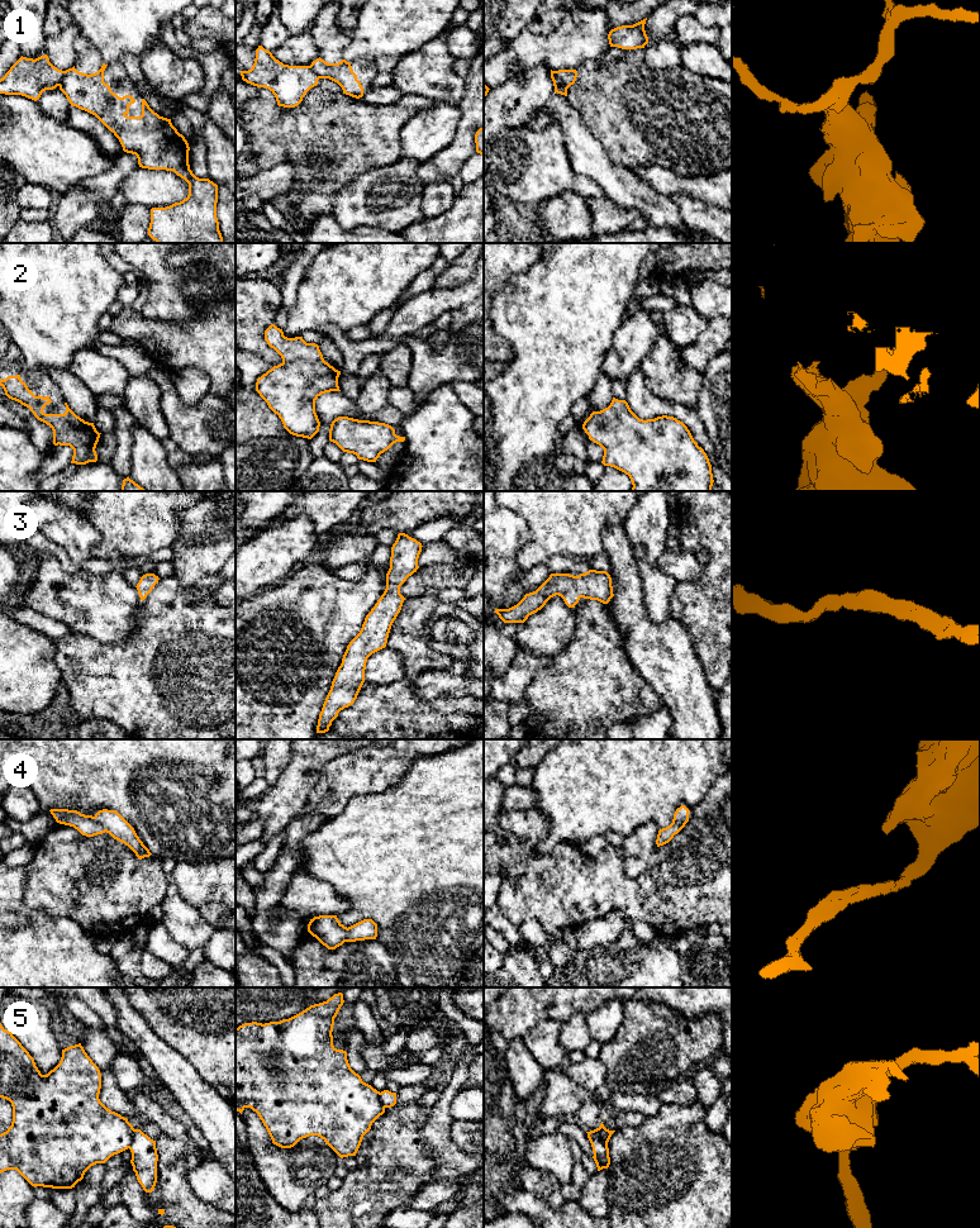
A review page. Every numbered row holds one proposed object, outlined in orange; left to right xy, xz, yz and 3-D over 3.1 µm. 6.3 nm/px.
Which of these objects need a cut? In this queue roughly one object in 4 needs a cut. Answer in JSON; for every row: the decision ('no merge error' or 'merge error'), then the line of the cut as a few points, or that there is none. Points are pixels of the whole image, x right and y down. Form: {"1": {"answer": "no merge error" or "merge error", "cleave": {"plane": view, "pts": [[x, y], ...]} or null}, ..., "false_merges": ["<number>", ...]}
{"1": {"answer": "merge error", "cleave": {"plane": "yz", "pts": [[556, 71], [556, 75], [567, 87]]}}, "2": {"answer": "no merge error", "cleave": null}, "3": {"answer": "no merge error", "cleave": null}, "4": {"answer": "no merge error", "cleave": null}, "5": {"answer": "merge error", "cleave": {"plane": "xy", "pts": [[136, 1129], [132, 1143], [128, 1147]]}}, "false_merges": ["1", "5"]}

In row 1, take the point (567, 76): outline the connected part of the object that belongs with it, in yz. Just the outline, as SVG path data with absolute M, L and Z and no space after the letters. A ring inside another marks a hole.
M558 70L557 71L557 77L569 89L571 85L575 84L576 77L577 77L577 72L576 72L576 70Z

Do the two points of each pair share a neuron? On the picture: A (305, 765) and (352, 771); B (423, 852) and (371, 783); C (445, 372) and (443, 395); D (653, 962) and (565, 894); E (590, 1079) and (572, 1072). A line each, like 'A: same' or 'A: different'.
A: different
B: different
C: different
D: different
E: same

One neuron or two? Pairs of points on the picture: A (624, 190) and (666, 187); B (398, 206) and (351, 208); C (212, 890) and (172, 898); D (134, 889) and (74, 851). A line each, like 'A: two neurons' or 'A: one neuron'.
A: two neurons
B: one neuron
C: two neurons
D: one neuron

